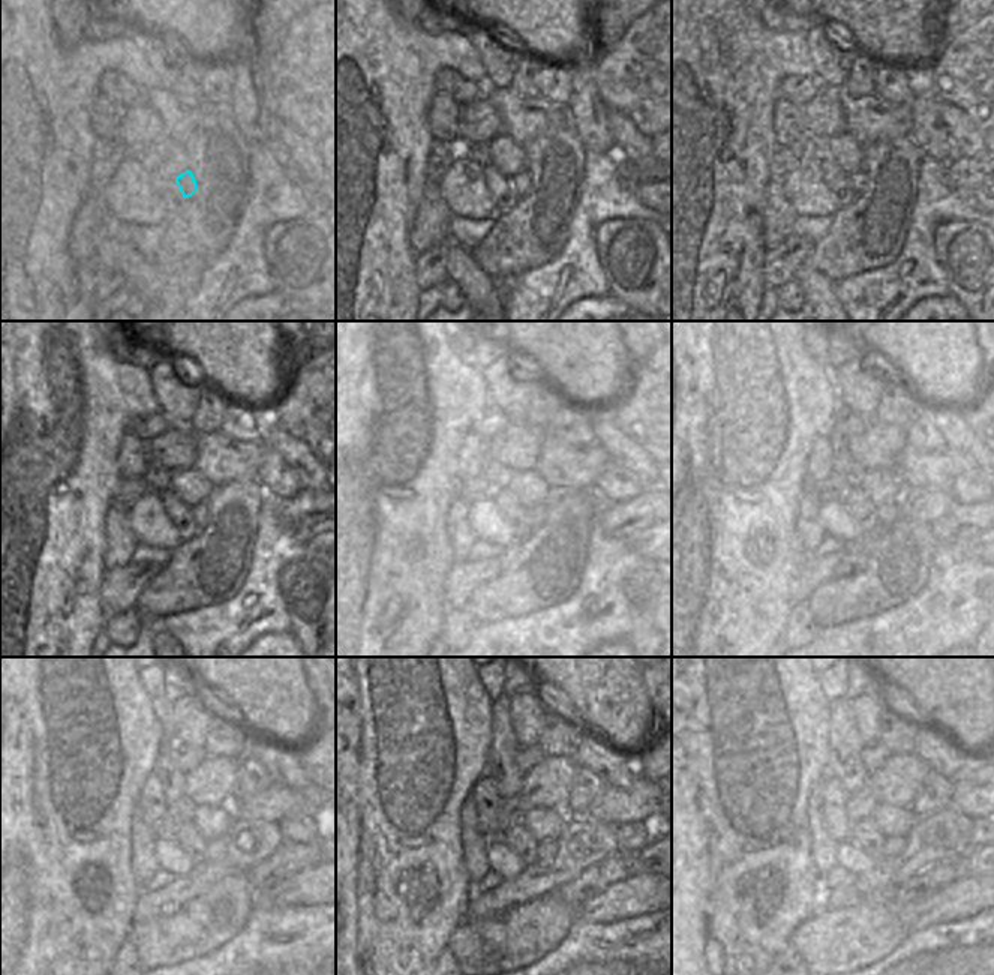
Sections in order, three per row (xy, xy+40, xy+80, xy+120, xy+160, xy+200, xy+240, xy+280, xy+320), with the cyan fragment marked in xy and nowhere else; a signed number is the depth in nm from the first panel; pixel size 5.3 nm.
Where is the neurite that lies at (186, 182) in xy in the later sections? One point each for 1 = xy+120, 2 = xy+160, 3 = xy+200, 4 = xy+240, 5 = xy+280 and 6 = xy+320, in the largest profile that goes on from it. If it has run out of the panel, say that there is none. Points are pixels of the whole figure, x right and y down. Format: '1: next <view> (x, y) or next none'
1: next xy+120 (200, 512)
2: next xy+160 (537, 513)
3: next xy+200 (886, 513)
4: next xy+240 (215, 849)
5: next xy+280 (547, 851)
6: next xy+320 (892, 846)

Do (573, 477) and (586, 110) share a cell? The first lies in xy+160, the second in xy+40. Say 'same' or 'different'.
different

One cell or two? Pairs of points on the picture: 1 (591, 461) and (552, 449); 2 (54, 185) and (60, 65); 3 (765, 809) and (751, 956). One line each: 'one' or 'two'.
1: one
2: one
3: one

